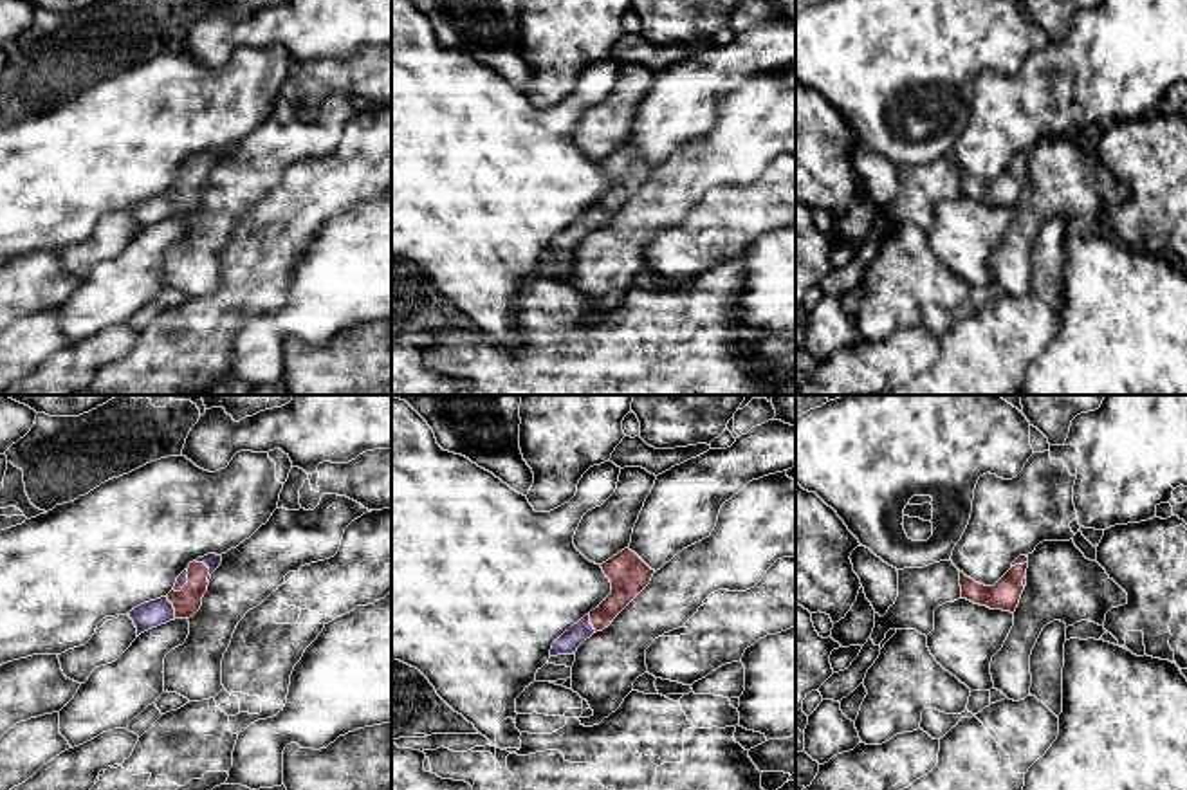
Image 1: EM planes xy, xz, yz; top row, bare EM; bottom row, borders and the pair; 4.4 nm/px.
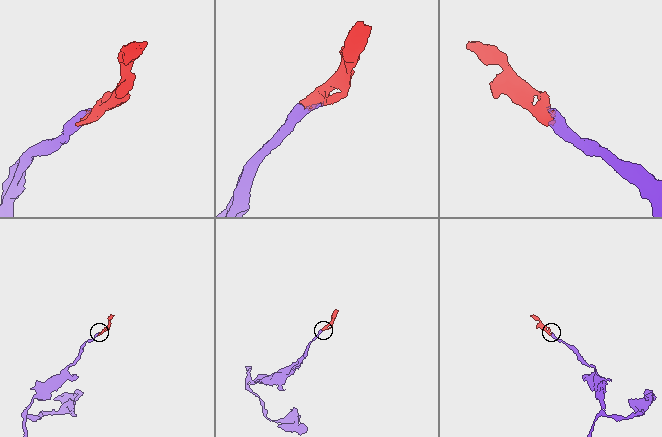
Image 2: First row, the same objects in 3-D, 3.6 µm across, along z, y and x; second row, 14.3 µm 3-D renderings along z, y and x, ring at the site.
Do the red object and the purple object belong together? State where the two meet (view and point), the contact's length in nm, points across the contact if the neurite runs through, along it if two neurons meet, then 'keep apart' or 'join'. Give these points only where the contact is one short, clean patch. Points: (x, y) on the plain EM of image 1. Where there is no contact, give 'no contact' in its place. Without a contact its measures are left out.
xy (208, 166) | 120 nm | across xy (188, 197), (188, 186), (208, 166), (211, 157) | join

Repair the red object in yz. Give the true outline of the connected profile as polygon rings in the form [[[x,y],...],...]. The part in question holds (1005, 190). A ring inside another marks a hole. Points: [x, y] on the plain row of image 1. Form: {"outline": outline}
{"outline": [[[1019,152],[994,182],[980,180],[960,168],[962,195],[990,206],[1014,209],[1026,182],[1026,164],[1028,153]]]}

